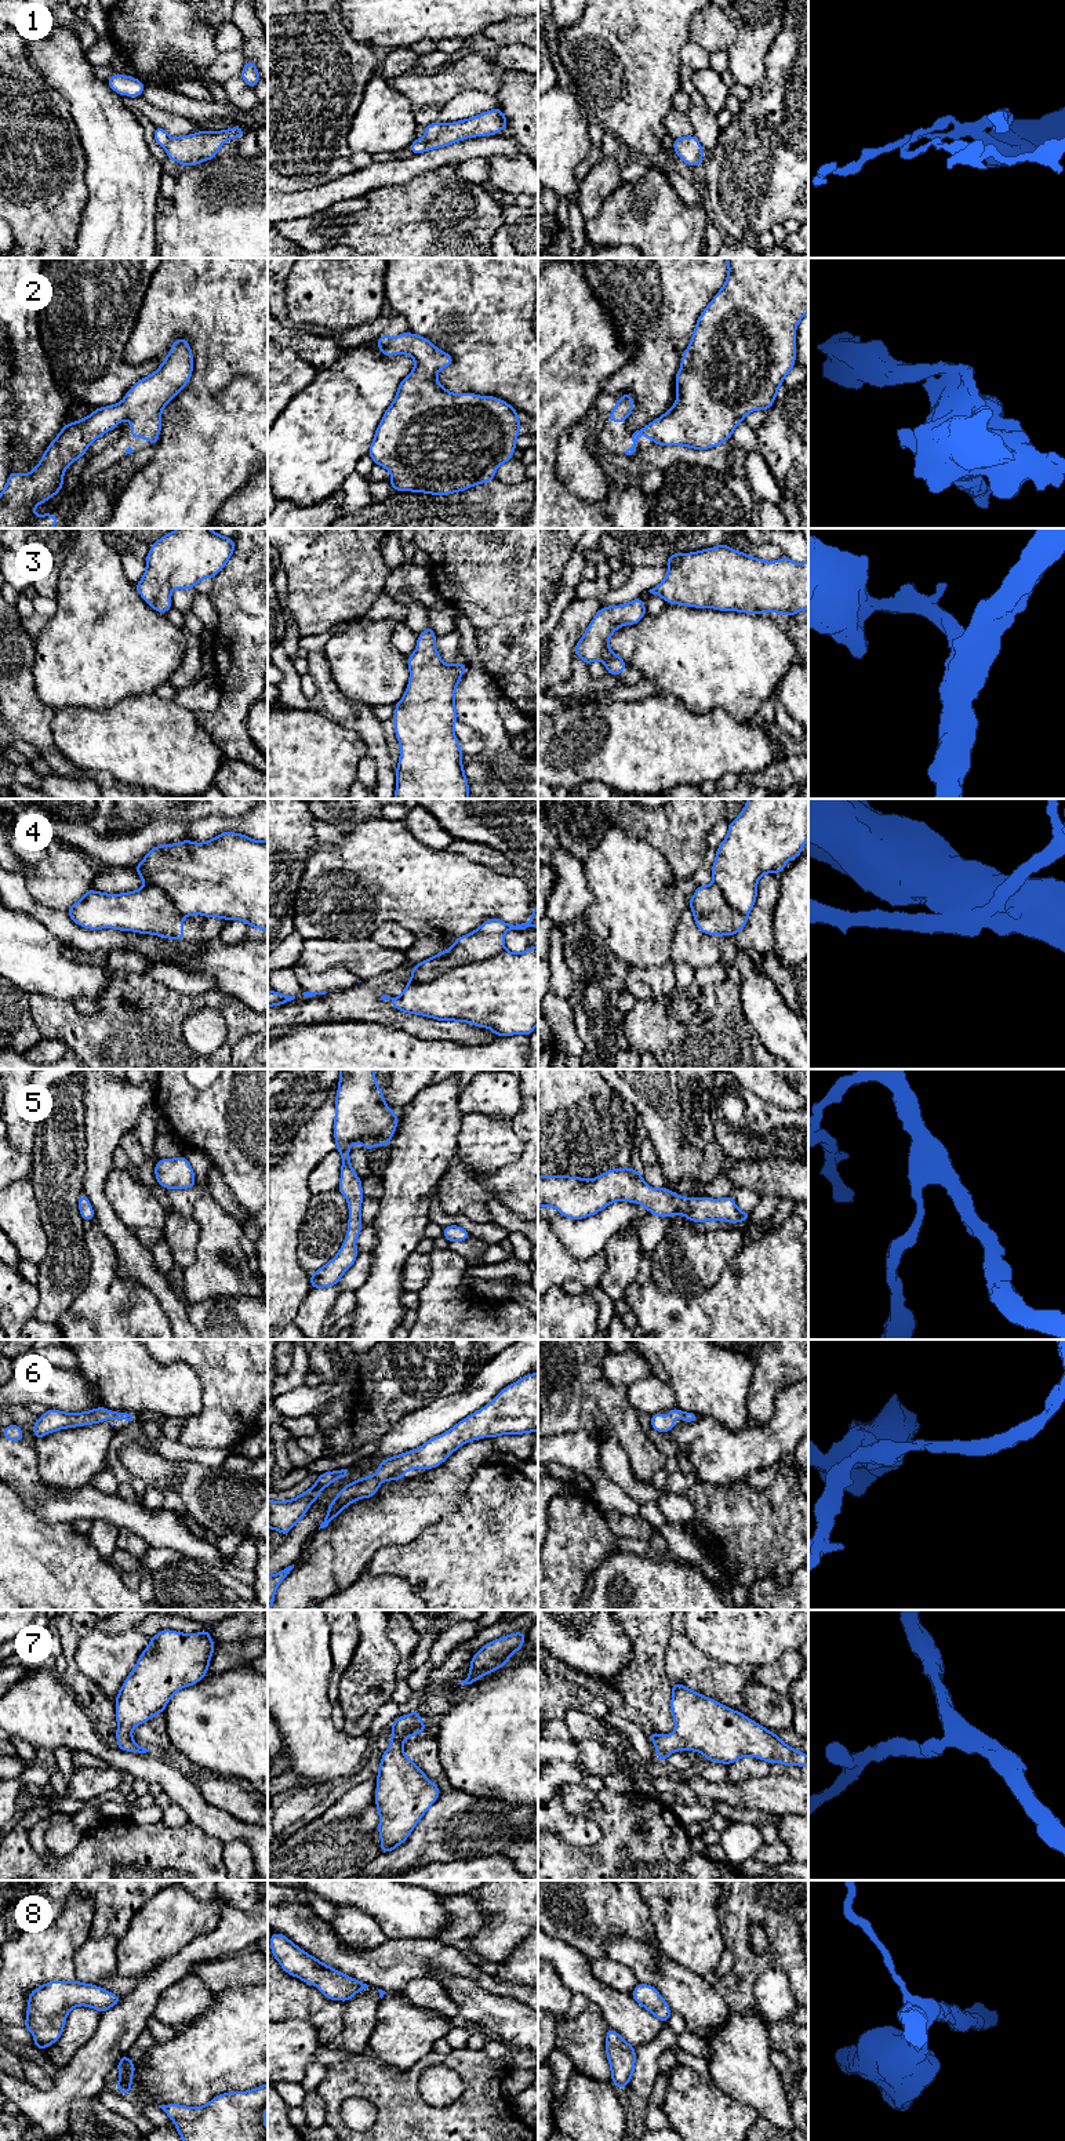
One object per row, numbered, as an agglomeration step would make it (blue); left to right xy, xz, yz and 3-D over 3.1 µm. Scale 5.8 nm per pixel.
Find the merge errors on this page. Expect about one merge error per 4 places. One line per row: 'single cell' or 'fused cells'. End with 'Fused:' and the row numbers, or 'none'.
1: fused cells
2: single cell
3: single cell
4: fused cells
5: single cell
6: single cell
7: single cell
8: single cell
Fused: 1, 4

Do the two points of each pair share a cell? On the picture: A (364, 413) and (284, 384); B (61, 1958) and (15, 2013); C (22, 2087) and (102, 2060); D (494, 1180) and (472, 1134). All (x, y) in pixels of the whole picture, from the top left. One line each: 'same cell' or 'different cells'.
A: different cells
B: same cell
C: same cell
D: different cells

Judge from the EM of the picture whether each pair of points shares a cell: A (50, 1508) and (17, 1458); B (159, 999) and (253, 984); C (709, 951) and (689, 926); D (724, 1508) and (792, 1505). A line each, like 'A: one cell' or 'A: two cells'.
A: one cell
B: two cells
C: one cell
D: one cell

